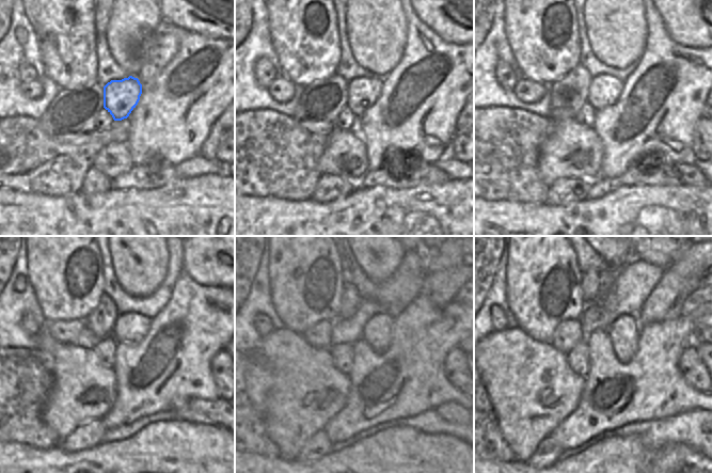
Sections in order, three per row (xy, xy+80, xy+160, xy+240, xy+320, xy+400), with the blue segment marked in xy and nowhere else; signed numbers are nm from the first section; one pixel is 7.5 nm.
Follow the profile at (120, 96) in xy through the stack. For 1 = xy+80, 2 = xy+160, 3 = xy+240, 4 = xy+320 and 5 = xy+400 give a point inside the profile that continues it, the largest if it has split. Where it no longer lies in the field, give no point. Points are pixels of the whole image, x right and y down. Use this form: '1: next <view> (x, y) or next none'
1: next xy+80 (362, 93)
2: next xy+160 (604, 90)
3: next xy+240 (130, 328)
4: next xy+320 (377, 332)
5: next xy+400 (625, 331)

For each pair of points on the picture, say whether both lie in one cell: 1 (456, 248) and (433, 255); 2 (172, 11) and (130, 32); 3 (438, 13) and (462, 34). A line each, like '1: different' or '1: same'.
1: same
2: different
3: same

